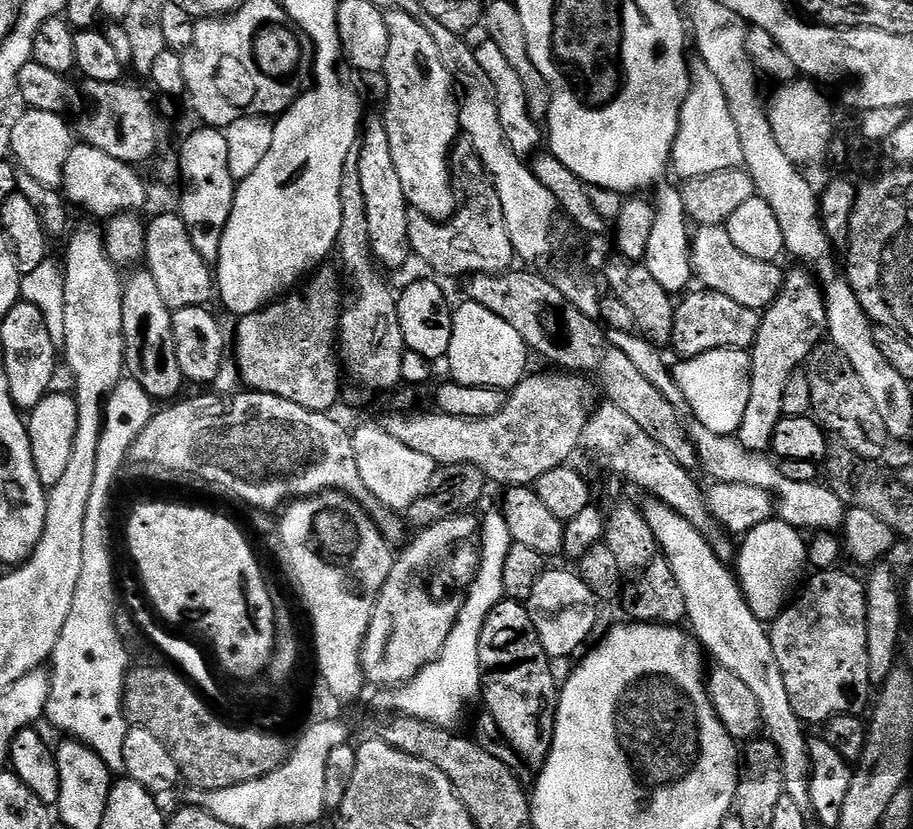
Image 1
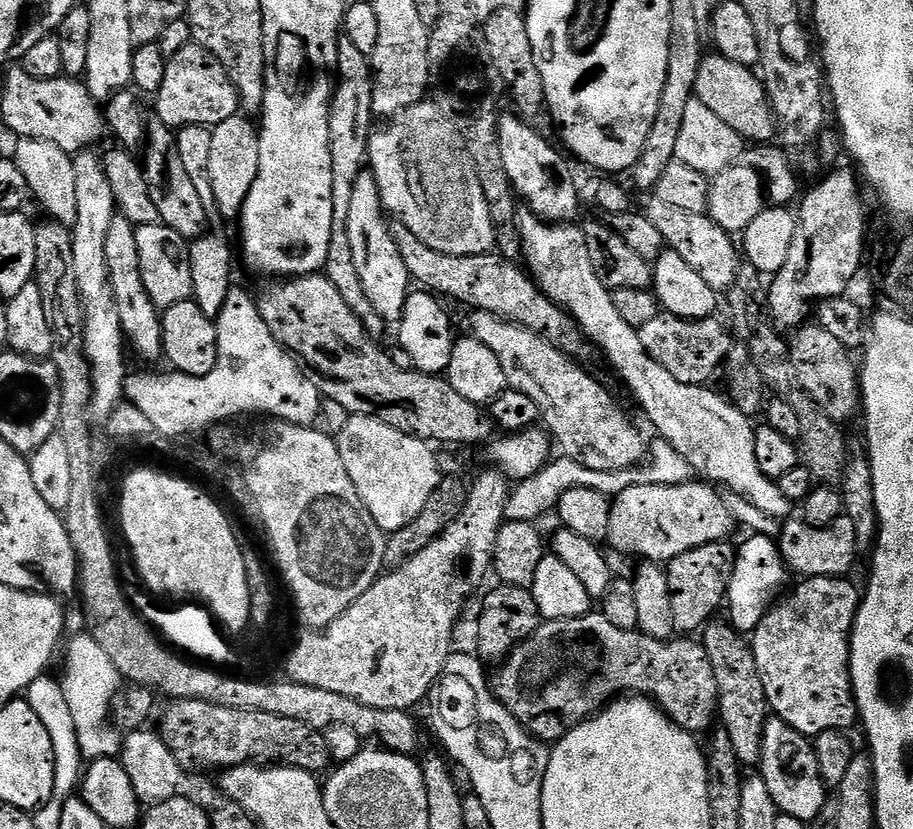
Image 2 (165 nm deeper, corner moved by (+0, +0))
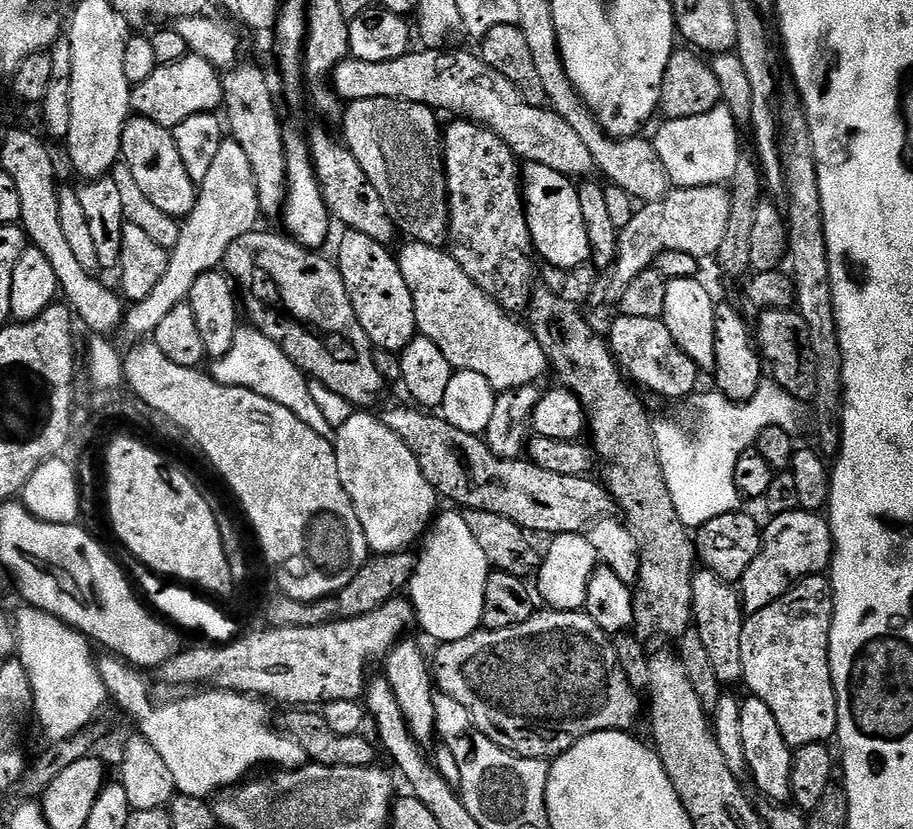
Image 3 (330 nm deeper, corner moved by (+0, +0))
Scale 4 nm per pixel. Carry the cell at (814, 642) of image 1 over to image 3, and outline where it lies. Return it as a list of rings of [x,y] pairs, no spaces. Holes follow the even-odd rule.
[[[827,575],[808,576],[778,602],[751,613],[742,630],[743,683],[774,714],[782,738],[792,749],[831,741],[838,726],[836,691],[830,670],[830,630],[834,618]]]

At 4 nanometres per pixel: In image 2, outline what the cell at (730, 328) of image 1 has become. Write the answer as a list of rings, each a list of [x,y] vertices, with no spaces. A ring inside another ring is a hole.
[[[661,311],[658,318],[653,318],[646,326],[642,326],[638,329],[640,337],[642,338],[642,346],[646,346],[646,354],[650,354],[650,358],[654,358],[654,362],[658,362],[658,366],[664,367],[664,369],[670,374],[674,374],[674,378],[678,378],[678,382],[683,384],[699,384],[701,386],[707,385],[709,383],[708,379],[715,374],[716,371],[721,371],[722,365],[727,361],[728,353],[732,351],[734,347],[734,337],[731,331],[725,325],[720,325],[716,318],[709,318],[706,320],[683,320],[678,318],[674,314],[670,314],[666,311]]]

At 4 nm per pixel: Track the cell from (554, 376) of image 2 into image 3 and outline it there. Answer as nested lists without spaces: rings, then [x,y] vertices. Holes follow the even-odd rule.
[[[415,242],[405,243],[405,248],[398,252],[398,259],[400,262],[400,269],[402,270],[402,278],[406,278],[406,286],[410,286],[410,294],[414,298],[414,314],[416,315],[416,331],[419,335],[430,338],[440,350],[442,354],[446,354],[446,362],[450,362],[453,369],[464,369],[466,371],[474,371],[477,374],[482,374],[490,382],[497,393],[505,392],[506,390],[514,390],[515,388],[521,388],[527,384],[536,384],[540,382],[540,379],[544,375],[549,375],[550,365],[548,362],[548,355],[542,350],[542,346],[538,342],[538,338],[532,333],[531,328],[528,327],[527,323],[521,322],[520,324],[515,315],[505,312],[502,306],[498,306],[498,302],[494,302],[481,290],[473,280],[468,277],[466,270],[462,270],[462,266],[458,266],[458,262],[452,256],[451,251],[445,250],[444,248],[431,248],[425,244],[418,244]]]

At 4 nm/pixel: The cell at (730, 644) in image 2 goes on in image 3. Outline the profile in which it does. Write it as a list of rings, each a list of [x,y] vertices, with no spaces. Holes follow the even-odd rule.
[[[701,567],[692,576],[692,618],[694,631],[706,645],[714,674],[718,674],[721,685],[740,684],[744,679],[742,668],[742,630],[746,613],[740,603],[740,593],[733,585],[727,584],[718,574]]]

